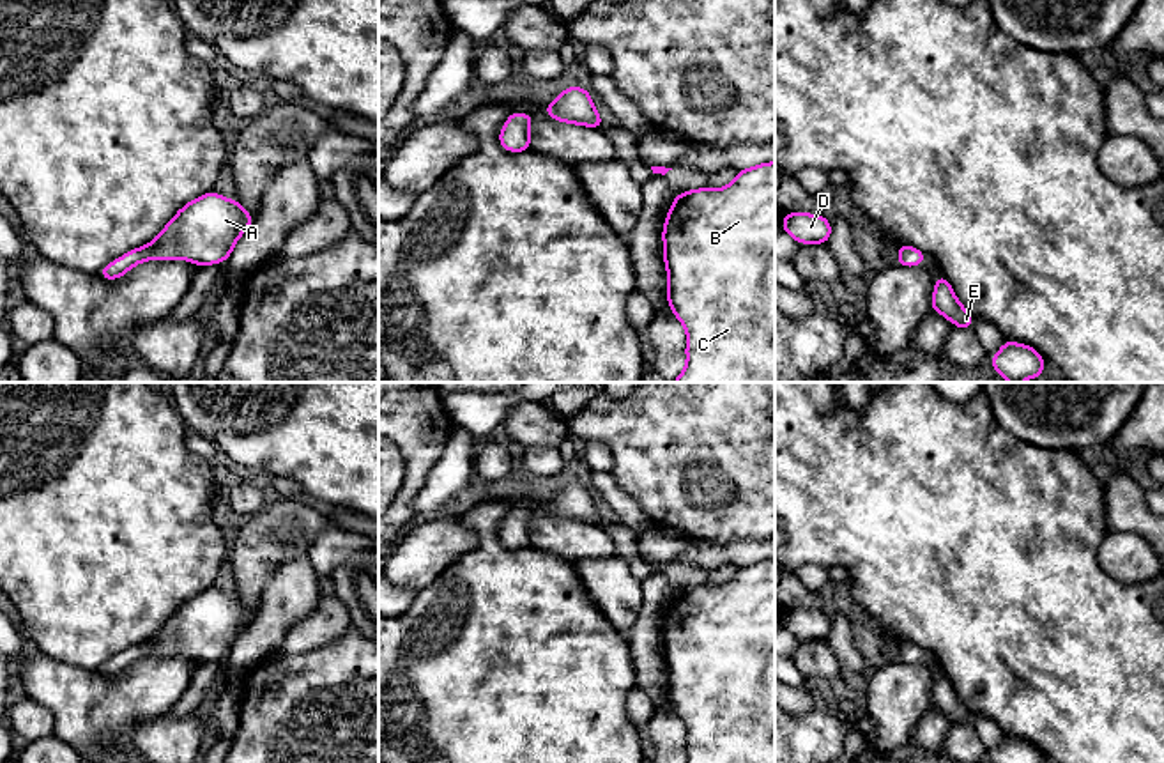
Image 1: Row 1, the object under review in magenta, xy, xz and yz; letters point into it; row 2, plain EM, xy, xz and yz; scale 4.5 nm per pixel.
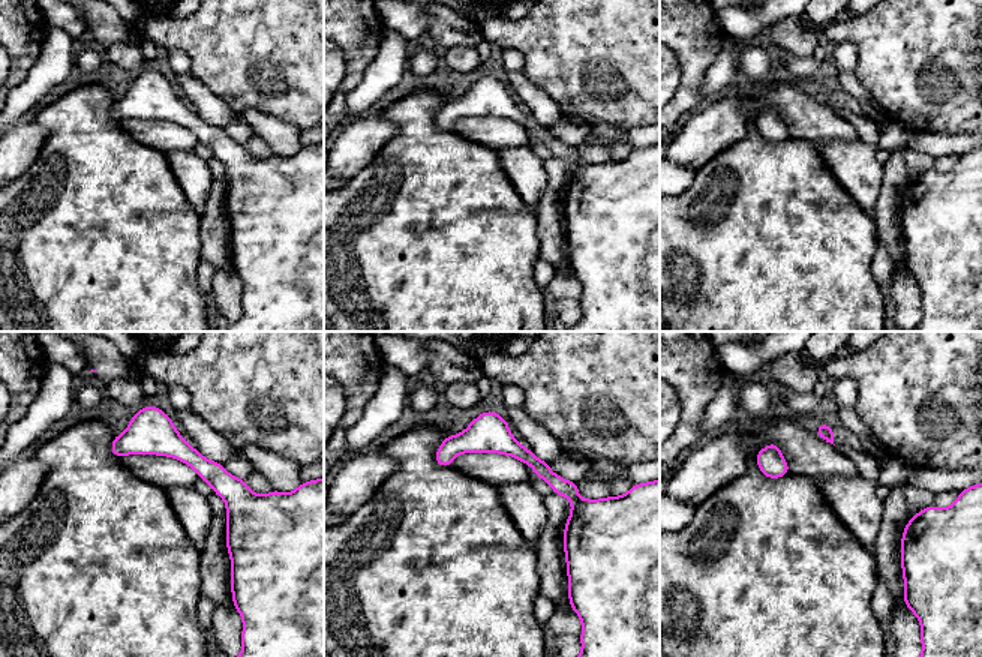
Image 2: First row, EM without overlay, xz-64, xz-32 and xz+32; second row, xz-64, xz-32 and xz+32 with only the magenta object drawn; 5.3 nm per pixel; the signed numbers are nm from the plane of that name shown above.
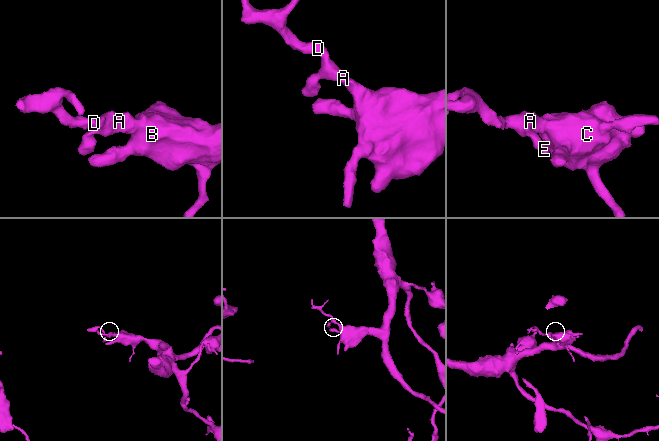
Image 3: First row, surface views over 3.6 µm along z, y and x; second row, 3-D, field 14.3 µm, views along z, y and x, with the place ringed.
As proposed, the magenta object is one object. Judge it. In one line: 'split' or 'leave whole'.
leave whole

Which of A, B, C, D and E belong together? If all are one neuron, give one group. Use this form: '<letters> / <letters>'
A B C D E

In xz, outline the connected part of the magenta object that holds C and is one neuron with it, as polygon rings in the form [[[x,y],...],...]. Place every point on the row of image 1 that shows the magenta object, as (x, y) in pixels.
[[[775,161],[739,170],[720,189],[674,195],[662,241],[669,310],[686,331],[686,366],[672,382],[775,382]]]

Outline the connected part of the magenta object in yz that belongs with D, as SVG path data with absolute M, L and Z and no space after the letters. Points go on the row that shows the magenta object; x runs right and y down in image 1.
M785 212L782 214L782 230L798 244L826 244L831 237L831 221L823 214Z

